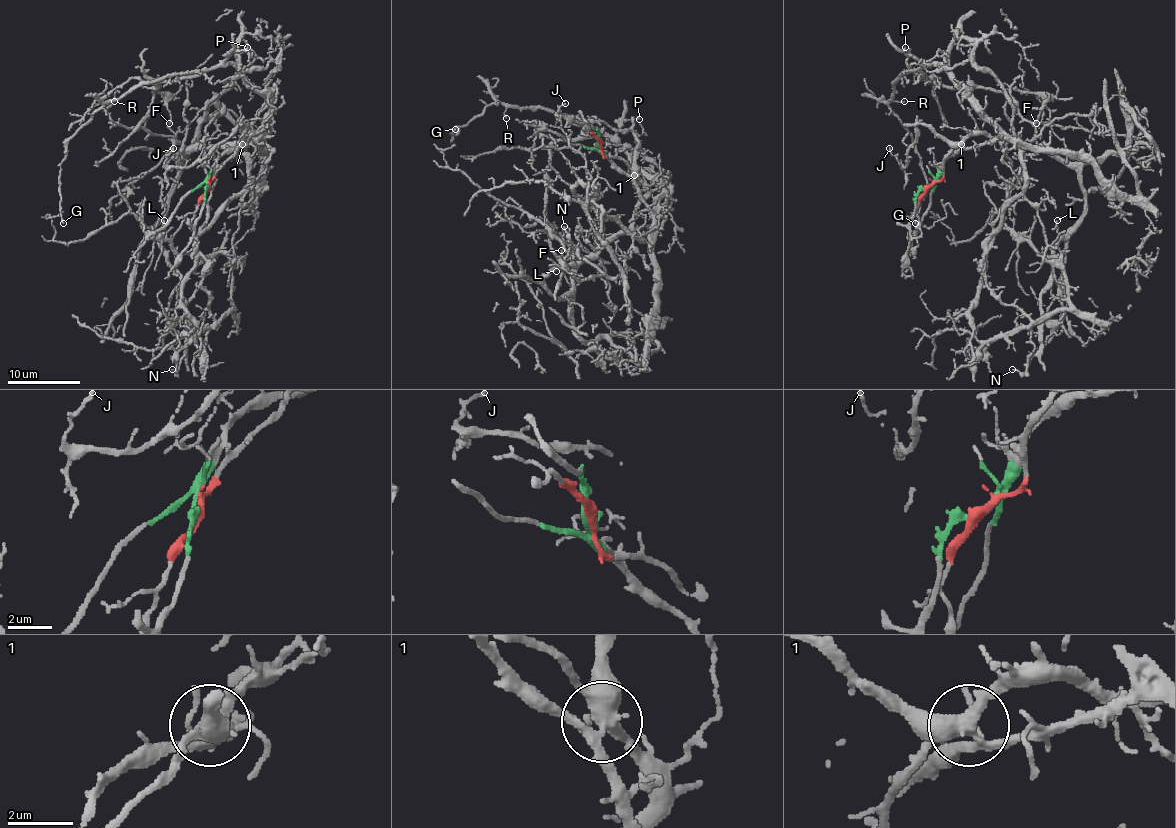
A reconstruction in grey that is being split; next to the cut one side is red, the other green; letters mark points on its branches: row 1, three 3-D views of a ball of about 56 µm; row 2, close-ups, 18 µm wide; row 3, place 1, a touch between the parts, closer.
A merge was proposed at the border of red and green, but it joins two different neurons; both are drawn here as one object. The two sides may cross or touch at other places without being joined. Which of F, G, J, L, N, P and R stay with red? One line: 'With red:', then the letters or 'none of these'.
With red: J, L, N

